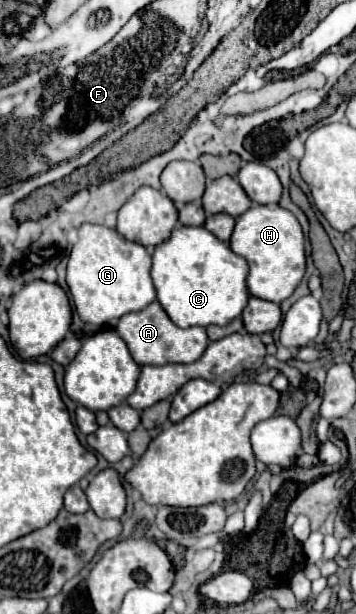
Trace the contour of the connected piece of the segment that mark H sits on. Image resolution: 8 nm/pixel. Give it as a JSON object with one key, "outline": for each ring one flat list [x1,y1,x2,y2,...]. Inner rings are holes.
{"outline":[[253,205,249,211,245,211,243,215,235,219,235,229,229,239,231,251,245,257,249,265,249,275,247,275,249,293,253,297,273,301,273,303,281,303,283,299,287,299,295,291,295,287,301,283,305,275,305,247,303,245,305,245,305,237,303,237,299,221,295,219,291,211,279,205]]}

